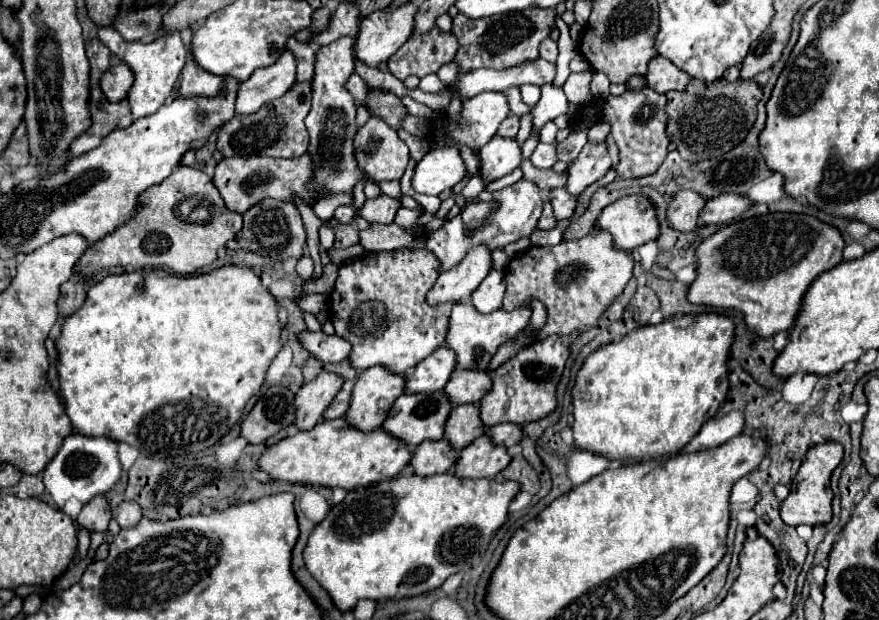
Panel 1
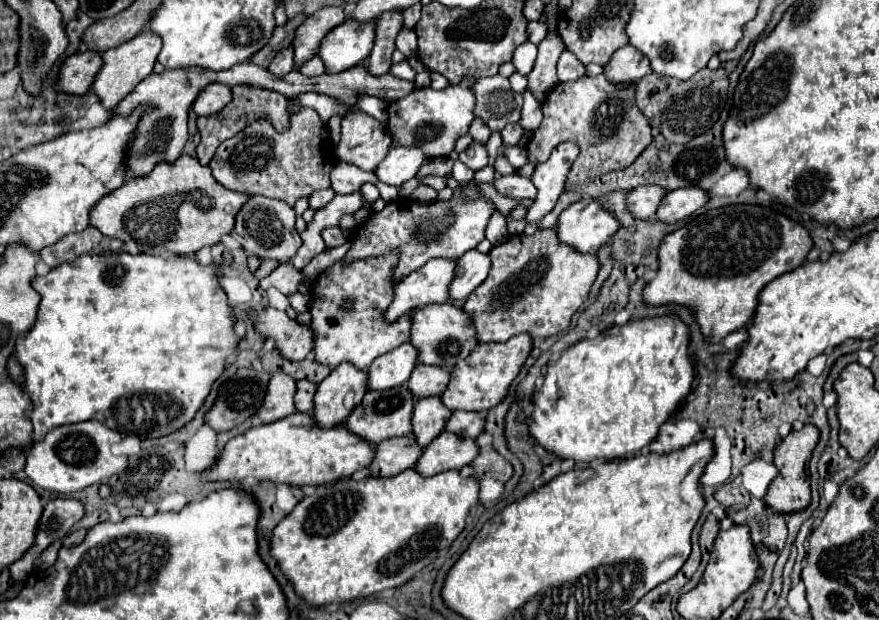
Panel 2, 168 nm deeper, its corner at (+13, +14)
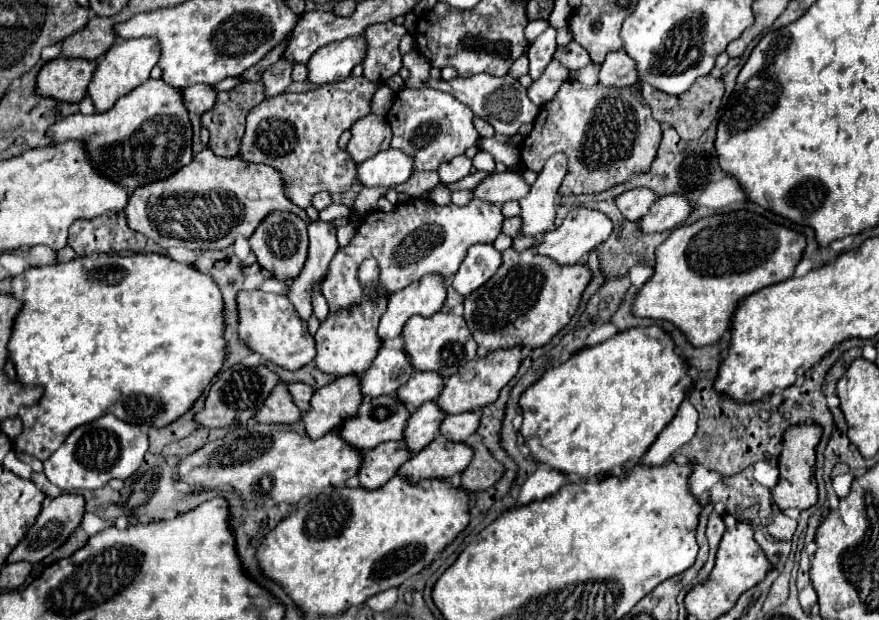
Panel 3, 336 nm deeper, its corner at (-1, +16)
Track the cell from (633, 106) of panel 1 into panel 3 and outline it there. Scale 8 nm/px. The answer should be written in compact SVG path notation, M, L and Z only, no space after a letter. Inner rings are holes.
M566 80L560 92L542 106L520 154L526 168L540 172L552 154L564 152L568 156L568 174L560 194L596 194L626 182L638 172L646 172L656 158L660 140L660 122L652 118L638 86L608 88L600 82L584 86L578 80Z

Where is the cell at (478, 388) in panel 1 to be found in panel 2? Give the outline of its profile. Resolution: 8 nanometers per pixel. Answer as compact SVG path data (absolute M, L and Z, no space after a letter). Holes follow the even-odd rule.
M418 364L412 370L412 376L406 382L406 388L414 394L414 398L426 396L440 396L450 380L450 372L442 370L440 366L422 366Z

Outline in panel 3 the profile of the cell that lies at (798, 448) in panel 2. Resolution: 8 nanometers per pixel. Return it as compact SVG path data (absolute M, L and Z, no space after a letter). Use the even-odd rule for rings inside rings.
M818 424L790 426L784 432L784 448L782 448L782 454L780 454L780 460L778 460L780 480L772 488L772 500L776 502L776 506L780 510L788 510L788 508L806 510L806 508L816 504L816 500L818 500L818 484L816 484L812 468L816 464L816 446L820 442L820 436L822 436L822 428Z

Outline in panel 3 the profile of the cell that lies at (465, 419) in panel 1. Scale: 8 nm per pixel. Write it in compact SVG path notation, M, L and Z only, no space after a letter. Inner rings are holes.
M428 402L416 408L404 430L406 446L412 452L424 450L440 432L440 424L444 422L444 418L446 418L446 412L436 402Z

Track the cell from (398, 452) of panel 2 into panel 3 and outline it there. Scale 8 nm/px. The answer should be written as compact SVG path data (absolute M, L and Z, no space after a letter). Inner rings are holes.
M404 440L384 442L368 452L364 452L364 464L358 472L360 486L364 488L380 488L390 478L394 478L400 466L412 458L412 452L406 448Z

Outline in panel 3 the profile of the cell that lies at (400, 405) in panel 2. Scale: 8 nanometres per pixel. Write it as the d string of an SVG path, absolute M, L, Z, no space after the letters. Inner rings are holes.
M394 394L364 400L358 412L342 424L340 436L360 450L374 448L388 440L402 440L412 412Z

